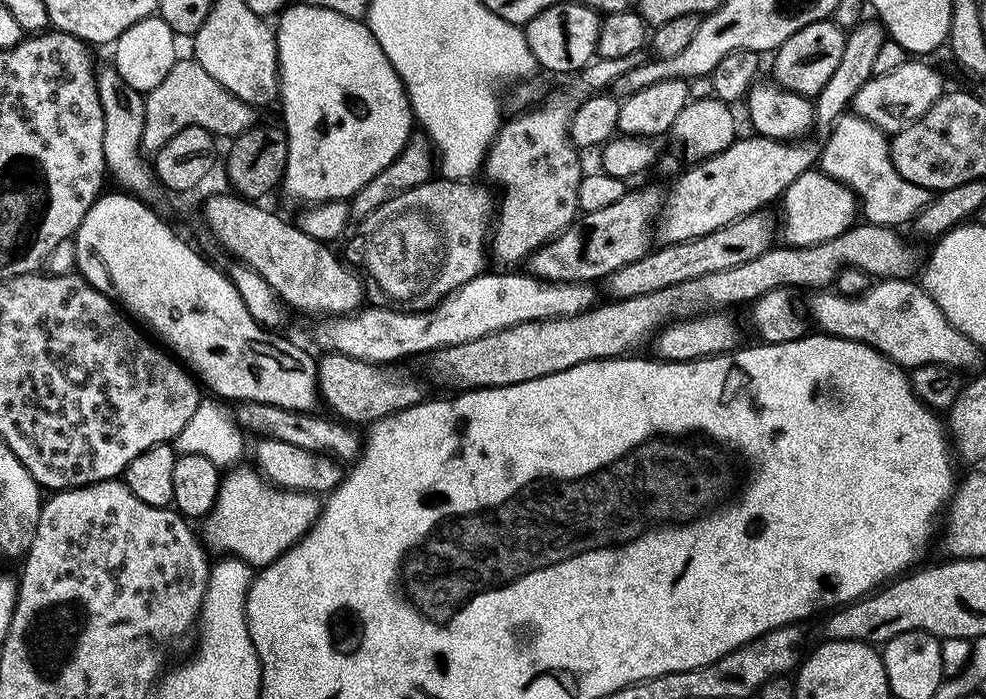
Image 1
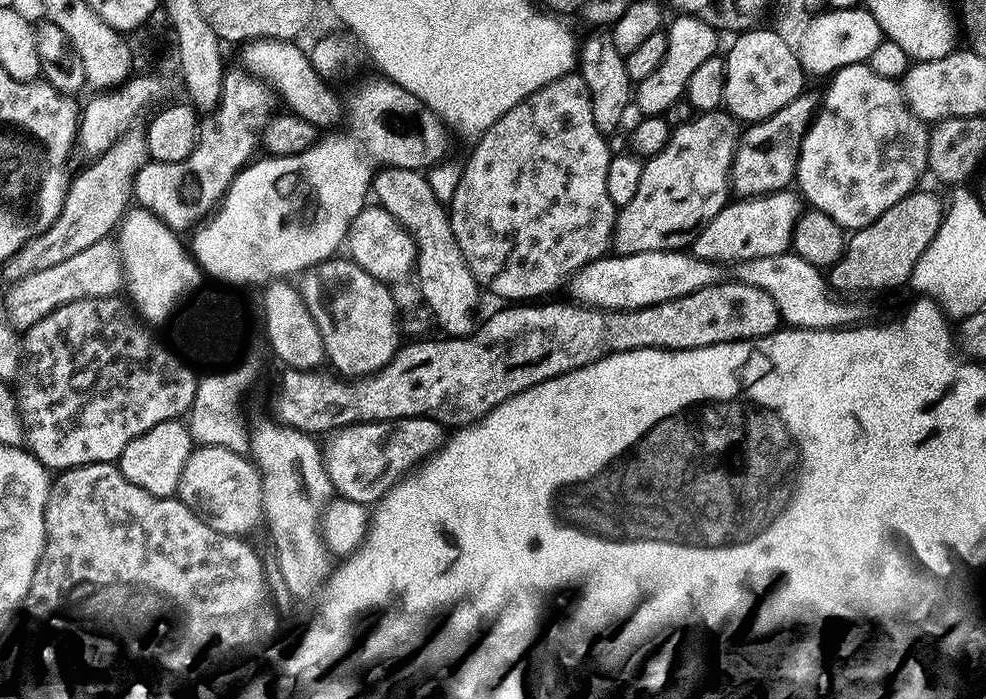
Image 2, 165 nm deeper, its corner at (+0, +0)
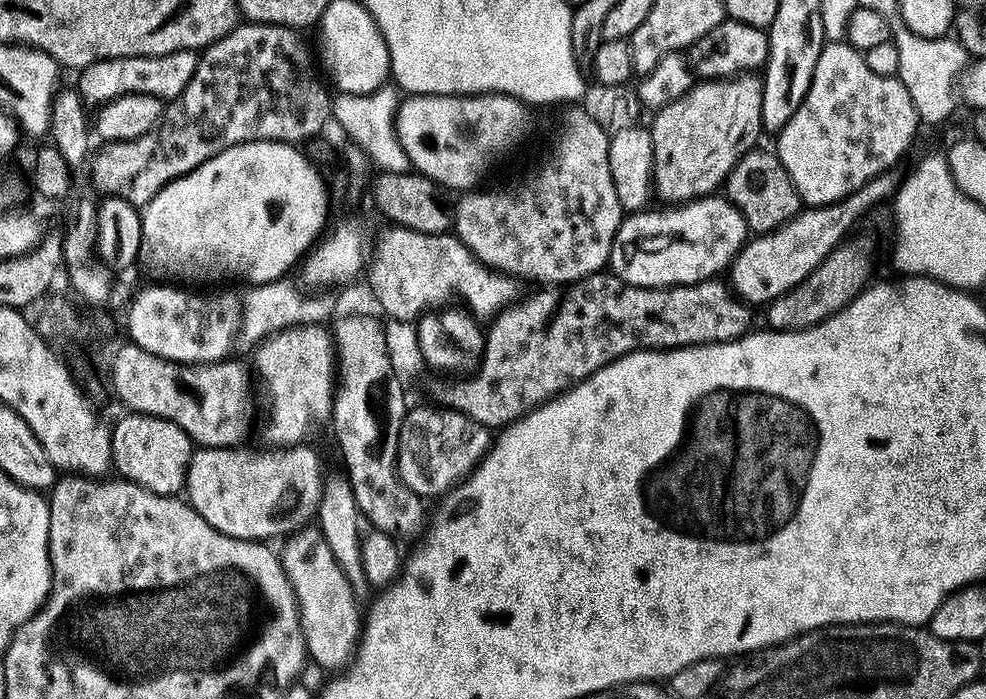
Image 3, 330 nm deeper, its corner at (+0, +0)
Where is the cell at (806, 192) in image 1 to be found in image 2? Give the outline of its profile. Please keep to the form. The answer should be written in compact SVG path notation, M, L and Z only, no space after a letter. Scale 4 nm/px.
M792 190L733 199L725 204L721 212L709 218L708 223L696 233L690 252L703 260L717 262L735 262L782 254L789 251L793 226L801 210L801 197Z

